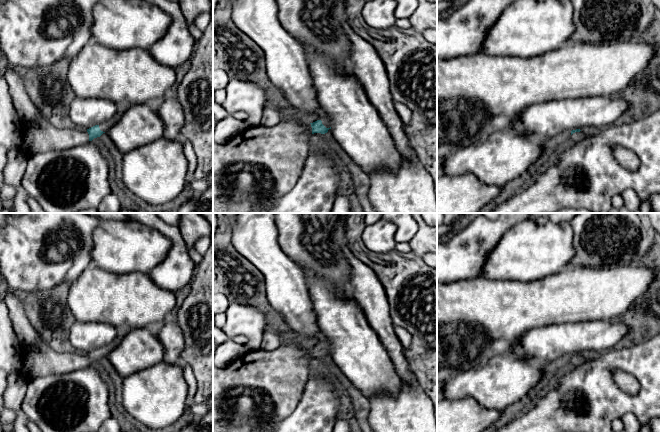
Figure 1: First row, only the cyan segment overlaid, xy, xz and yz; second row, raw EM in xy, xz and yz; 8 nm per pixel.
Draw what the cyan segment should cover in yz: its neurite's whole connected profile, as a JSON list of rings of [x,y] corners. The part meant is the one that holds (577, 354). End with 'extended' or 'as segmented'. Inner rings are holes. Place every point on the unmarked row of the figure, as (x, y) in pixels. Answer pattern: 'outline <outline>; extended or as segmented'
outline [[[576,353],[576,354],[572,354],[571,355],[571,361],[570,363],[574,366],[574,367],[579,367],[589,361],[592,361],[591,359],[585,359],[582,357],[582,355],[580,353]]]; extended

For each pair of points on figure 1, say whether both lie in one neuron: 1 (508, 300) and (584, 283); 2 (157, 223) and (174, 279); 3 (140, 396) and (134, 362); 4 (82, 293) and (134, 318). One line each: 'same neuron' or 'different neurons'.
1: same neuron
2: same neuron
3: different neurons
4: same neuron

